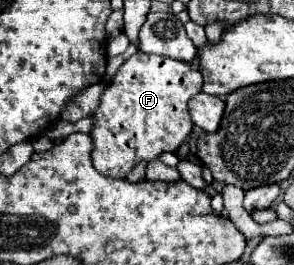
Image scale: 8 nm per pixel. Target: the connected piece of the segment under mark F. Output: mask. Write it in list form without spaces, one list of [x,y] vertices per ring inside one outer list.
[[[136,51],[120,65],[114,79],[106,85],[100,105],[92,113],[94,125],[90,129],[90,137],[94,141],[94,149],[90,157],[94,167],[108,177],[126,177],[142,159],[156,161],[166,151],[176,153],[176,149],[192,133],[194,123],[188,115],[188,101],[200,91],[202,91],[202,73],[198,69],[192,69],[190,63]]]

